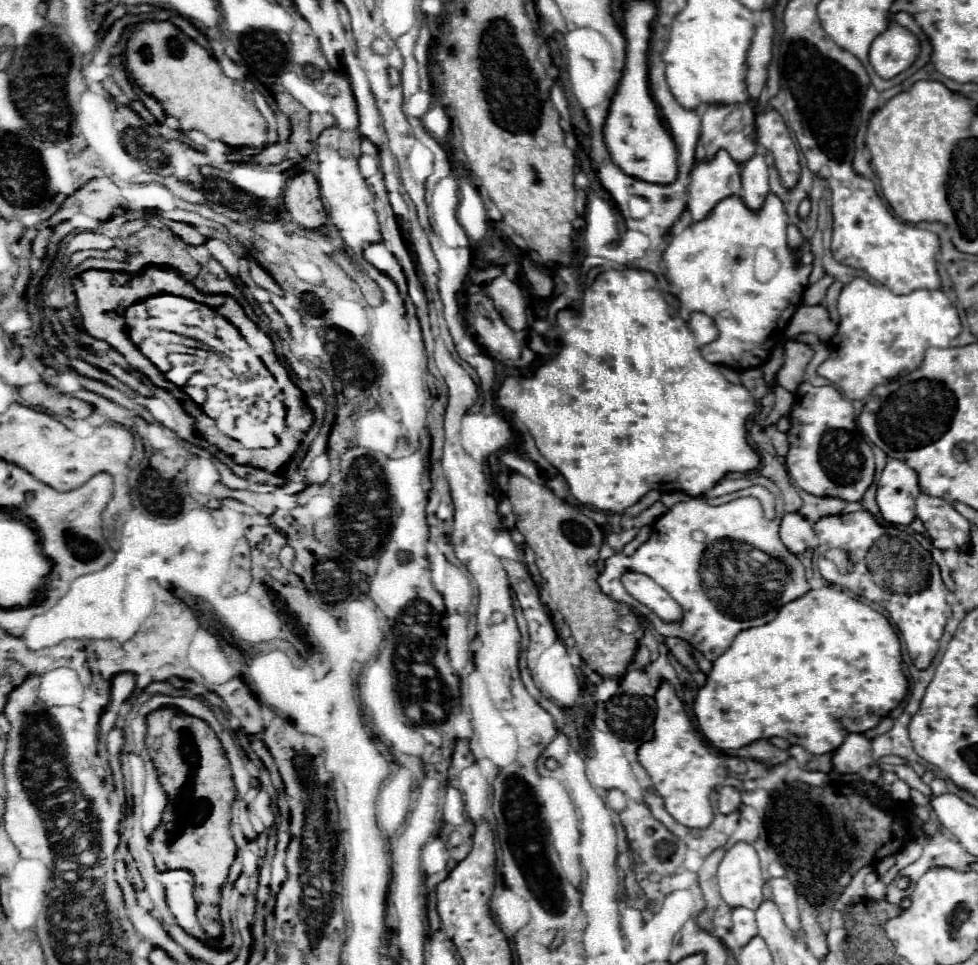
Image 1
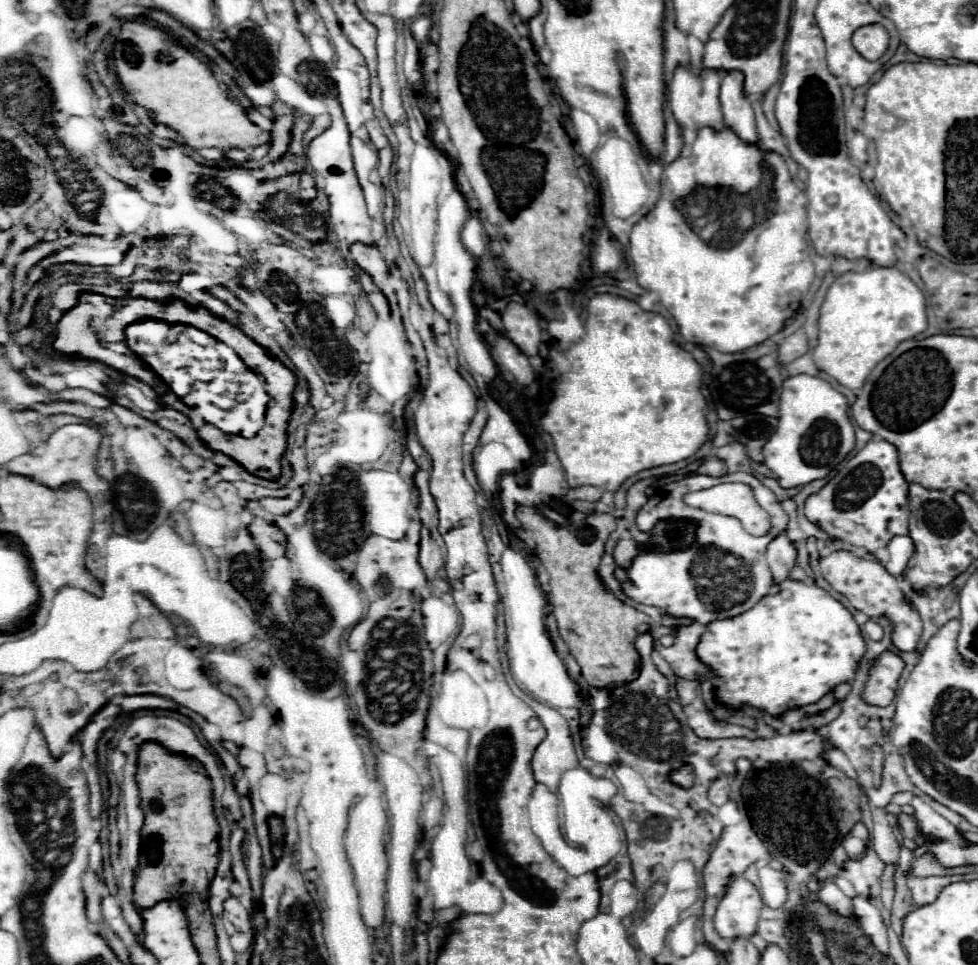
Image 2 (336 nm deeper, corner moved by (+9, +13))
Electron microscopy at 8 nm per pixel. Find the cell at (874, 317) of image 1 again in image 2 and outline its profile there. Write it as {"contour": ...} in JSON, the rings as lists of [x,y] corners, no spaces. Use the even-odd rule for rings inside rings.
{"contour":[[[873,267],[863,273],[843,273],[829,287],[821,305],[815,365],[849,389],[859,389],[877,361],[897,345],[927,329],[927,305],[921,289],[895,267]]]}

